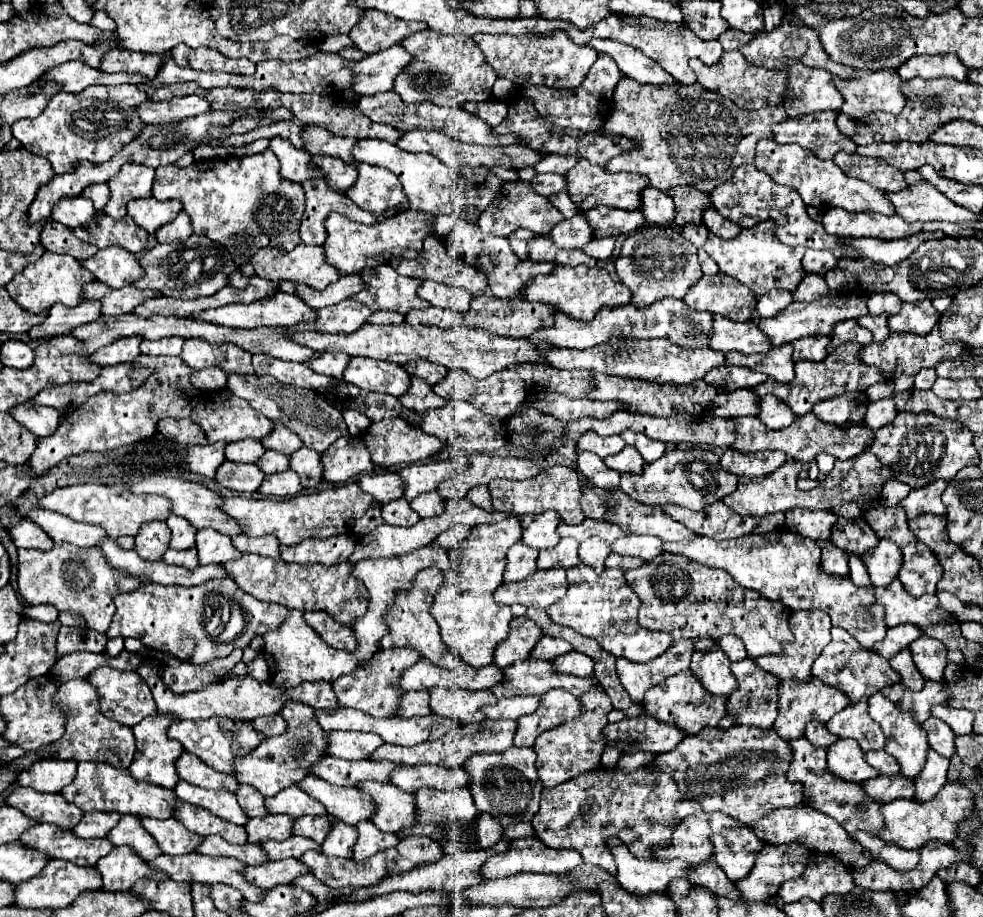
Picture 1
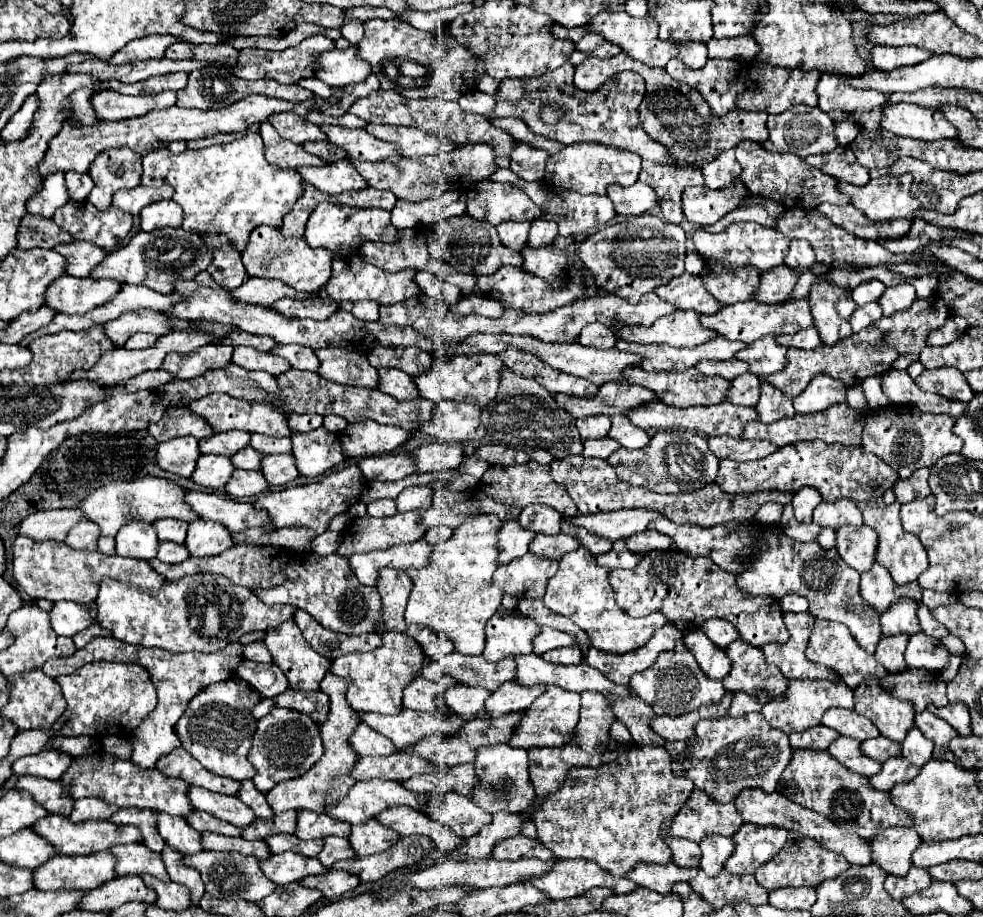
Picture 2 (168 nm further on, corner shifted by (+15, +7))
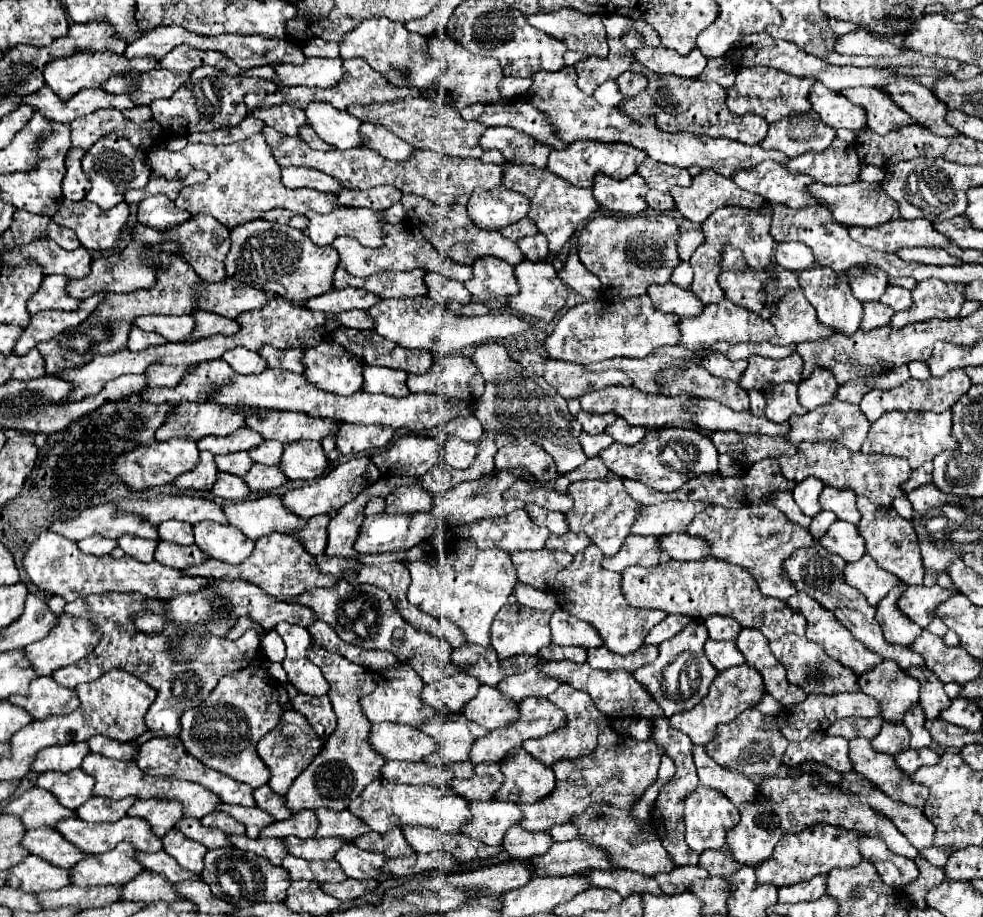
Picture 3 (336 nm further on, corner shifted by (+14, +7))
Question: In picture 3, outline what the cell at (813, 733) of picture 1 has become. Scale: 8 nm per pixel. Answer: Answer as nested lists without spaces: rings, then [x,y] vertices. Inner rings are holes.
[[[822,731],[810,735],[810,739],[788,743],[788,749],[782,761],[788,767],[794,767],[804,761],[818,761],[838,773],[852,769],[850,759],[848,759],[848,741],[842,737],[826,735]]]

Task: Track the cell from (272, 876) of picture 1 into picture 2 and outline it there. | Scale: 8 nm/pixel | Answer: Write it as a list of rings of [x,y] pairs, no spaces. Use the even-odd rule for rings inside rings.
[[[281,853],[281,855],[273,855],[267,861],[261,861],[261,871],[269,879],[275,879],[277,885],[289,885],[309,875],[323,875],[327,873],[327,867],[323,867],[317,857]]]

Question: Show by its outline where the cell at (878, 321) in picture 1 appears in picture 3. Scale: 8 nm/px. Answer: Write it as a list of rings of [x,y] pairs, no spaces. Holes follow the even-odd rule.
[[[880,301],[864,303],[864,315],[862,315],[862,321],[860,321],[860,329],[870,331],[870,329],[876,329],[876,327],[882,327],[890,321],[892,315],[894,315],[894,311]]]

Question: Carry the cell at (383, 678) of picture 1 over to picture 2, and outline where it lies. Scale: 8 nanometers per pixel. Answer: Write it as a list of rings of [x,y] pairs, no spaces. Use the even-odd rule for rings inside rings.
[[[385,633],[383,647],[371,653],[351,653],[339,659],[333,659],[331,671],[335,675],[351,679],[347,689],[347,701],[357,713],[385,713],[397,715],[403,711],[403,689],[415,679],[423,667],[423,651],[411,637],[403,633]]]

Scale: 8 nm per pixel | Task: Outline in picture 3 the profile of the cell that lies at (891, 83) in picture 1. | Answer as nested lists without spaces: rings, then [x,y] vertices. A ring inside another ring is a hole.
[[[816,83],[810,91],[810,101],[820,119],[832,129],[852,129],[860,131],[866,127],[866,111],[850,103],[840,93],[830,91],[826,85]]]

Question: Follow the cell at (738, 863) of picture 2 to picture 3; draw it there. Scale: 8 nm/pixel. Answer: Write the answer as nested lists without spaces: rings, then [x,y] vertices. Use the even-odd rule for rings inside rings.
[[[804,775],[800,779],[788,777],[770,777],[760,783],[760,791],[768,797],[766,805],[740,805],[740,823],[726,833],[726,843],[734,855],[734,859],[742,865],[758,867],[766,859],[770,859],[776,843],[786,833],[798,833],[814,823],[828,823],[846,827],[848,831],[858,831],[864,837],[880,837],[886,841],[890,851],[896,855],[904,855],[908,859],[916,859],[918,851],[912,843],[894,827],[892,821],[878,815],[874,809],[862,803],[852,803],[850,795],[830,789],[830,787],[812,787],[810,777]]]

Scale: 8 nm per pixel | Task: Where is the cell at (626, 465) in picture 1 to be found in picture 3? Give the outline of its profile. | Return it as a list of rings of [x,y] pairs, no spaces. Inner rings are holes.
[[[582,433],[580,435],[580,445],[586,453],[586,457],[594,457],[594,455],[600,455],[600,451],[604,451],[606,447],[610,447],[614,443],[614,439],[610,439],[610,435],[586,435]]]

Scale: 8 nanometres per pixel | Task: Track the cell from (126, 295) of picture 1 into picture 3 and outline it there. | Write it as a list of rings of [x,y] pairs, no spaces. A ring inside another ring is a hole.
[[[48,275],[42,281],[42,287],[38,289],[36,295],[30,297],[28,309],[30,313],[38,313],[44,309],[60,309],[60,311],[74,311],[80,299],[74,299],[66,293],[66,283],[68,279],[62,275]]]

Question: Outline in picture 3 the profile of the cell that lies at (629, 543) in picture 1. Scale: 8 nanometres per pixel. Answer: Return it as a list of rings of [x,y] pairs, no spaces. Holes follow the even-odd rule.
[[[670,533],[658,539],[658,547],[670,557],[670,559],[680,559],[680,561],[694,561],[708,557],[706,543],[702,539],[690,537],[686,533]]]

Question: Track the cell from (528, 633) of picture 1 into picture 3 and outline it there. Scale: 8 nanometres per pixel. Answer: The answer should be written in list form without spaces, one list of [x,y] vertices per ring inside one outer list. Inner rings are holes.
[[[506,603],[492,627],[490,645],[498,653],[498,659],[512,655],[538,655],[538,651],[550,645],[550,613],[532,611],[522,605]]]

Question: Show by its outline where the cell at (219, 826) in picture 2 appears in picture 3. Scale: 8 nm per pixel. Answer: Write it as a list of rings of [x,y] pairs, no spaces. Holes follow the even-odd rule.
[[[214,811],[214,813],[206,815],[206,817],[202,817],[200,823],[206,825],[206,827],[216,827],[216,829],[224,831],[226,835],[244,835],[244,825],[238,823],[238,821],[234,821],[234,819],[232,819],[230,815],[226,815],[226,813]]]

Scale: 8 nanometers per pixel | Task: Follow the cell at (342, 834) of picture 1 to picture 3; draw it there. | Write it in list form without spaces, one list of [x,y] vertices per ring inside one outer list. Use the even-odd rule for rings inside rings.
[[[346,843],[346,847],[342,847],[342,851],[338,851],[338,855],[334,859],[340,863],[342,871],[348,877],[354,877],[354,879],[376,879],[376,881],[388,879],[386,875],[380,873],[380,867],[386,861],[386,857],[380,855],[380,853],[364,851],[360,847],[356,847],[354,843]]]

